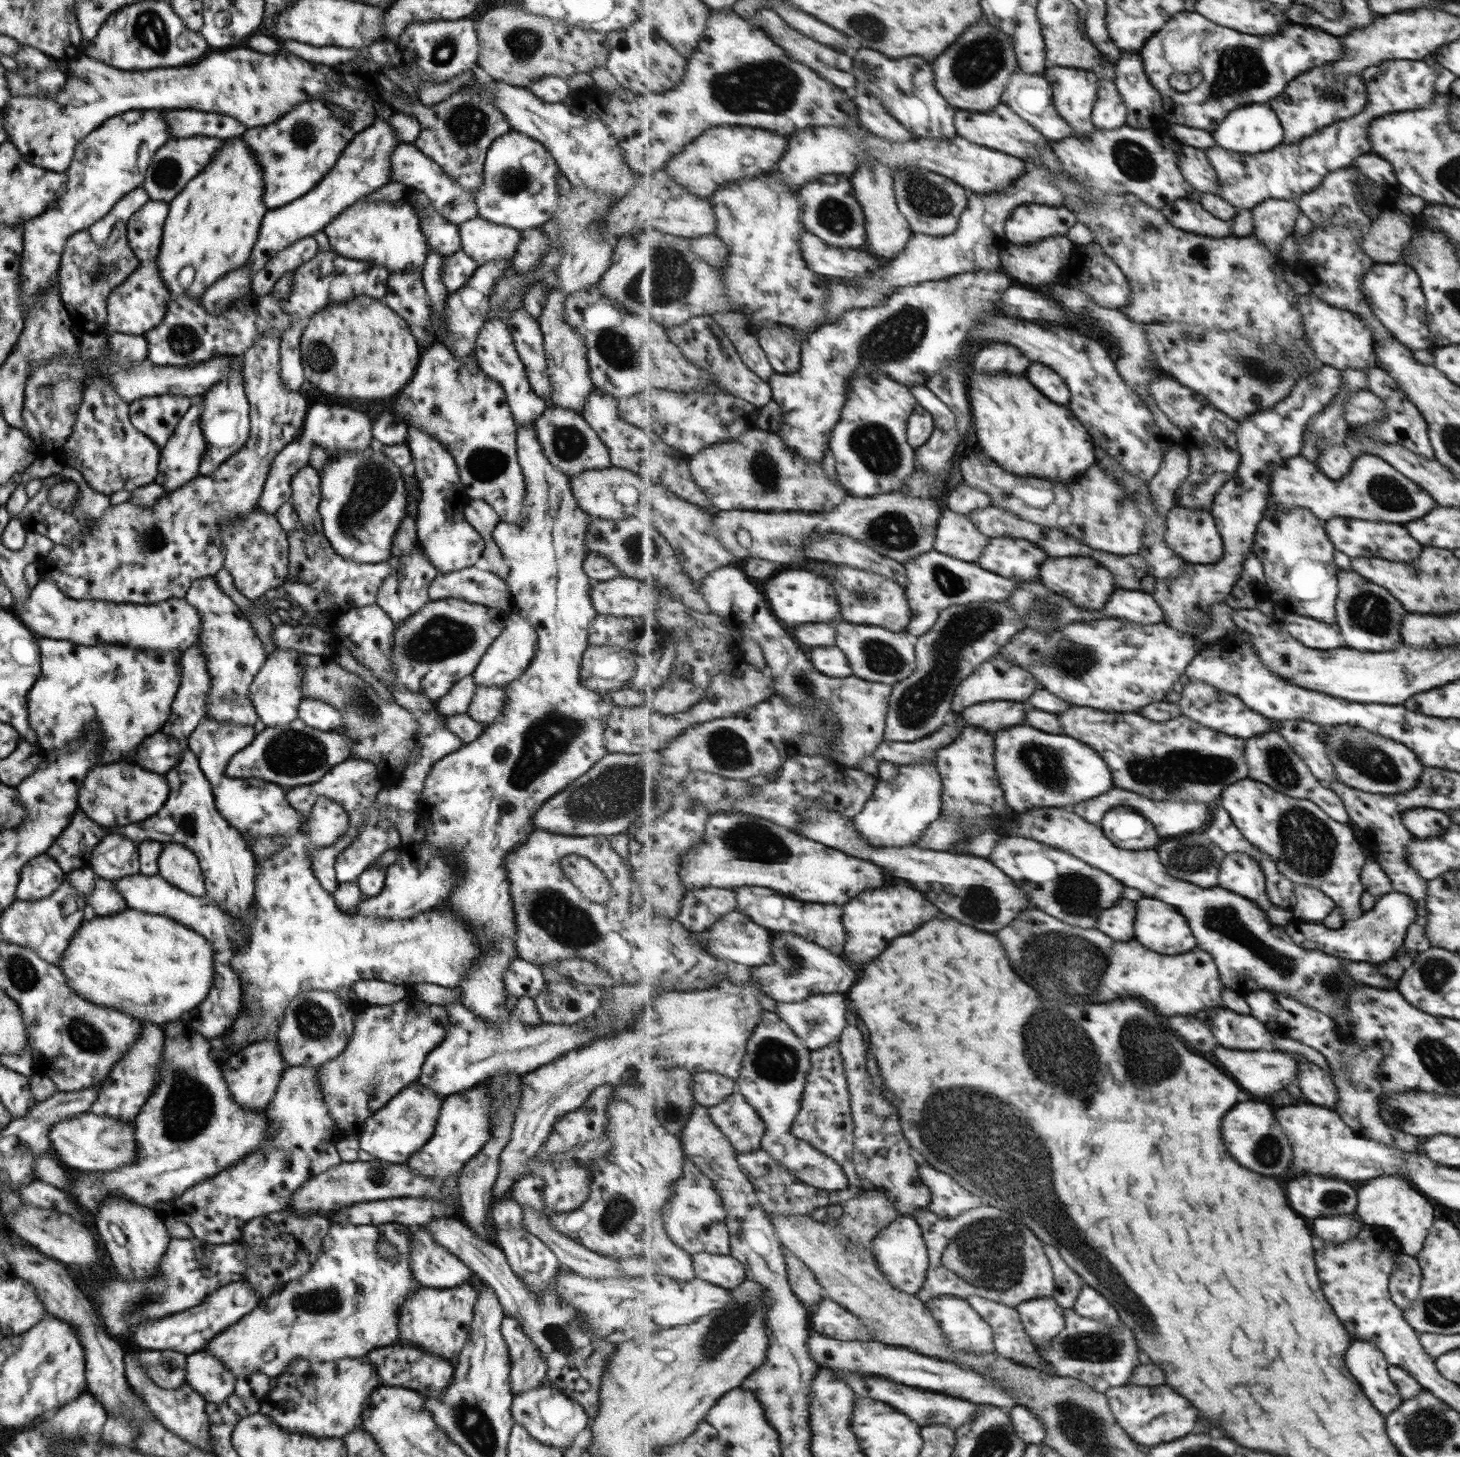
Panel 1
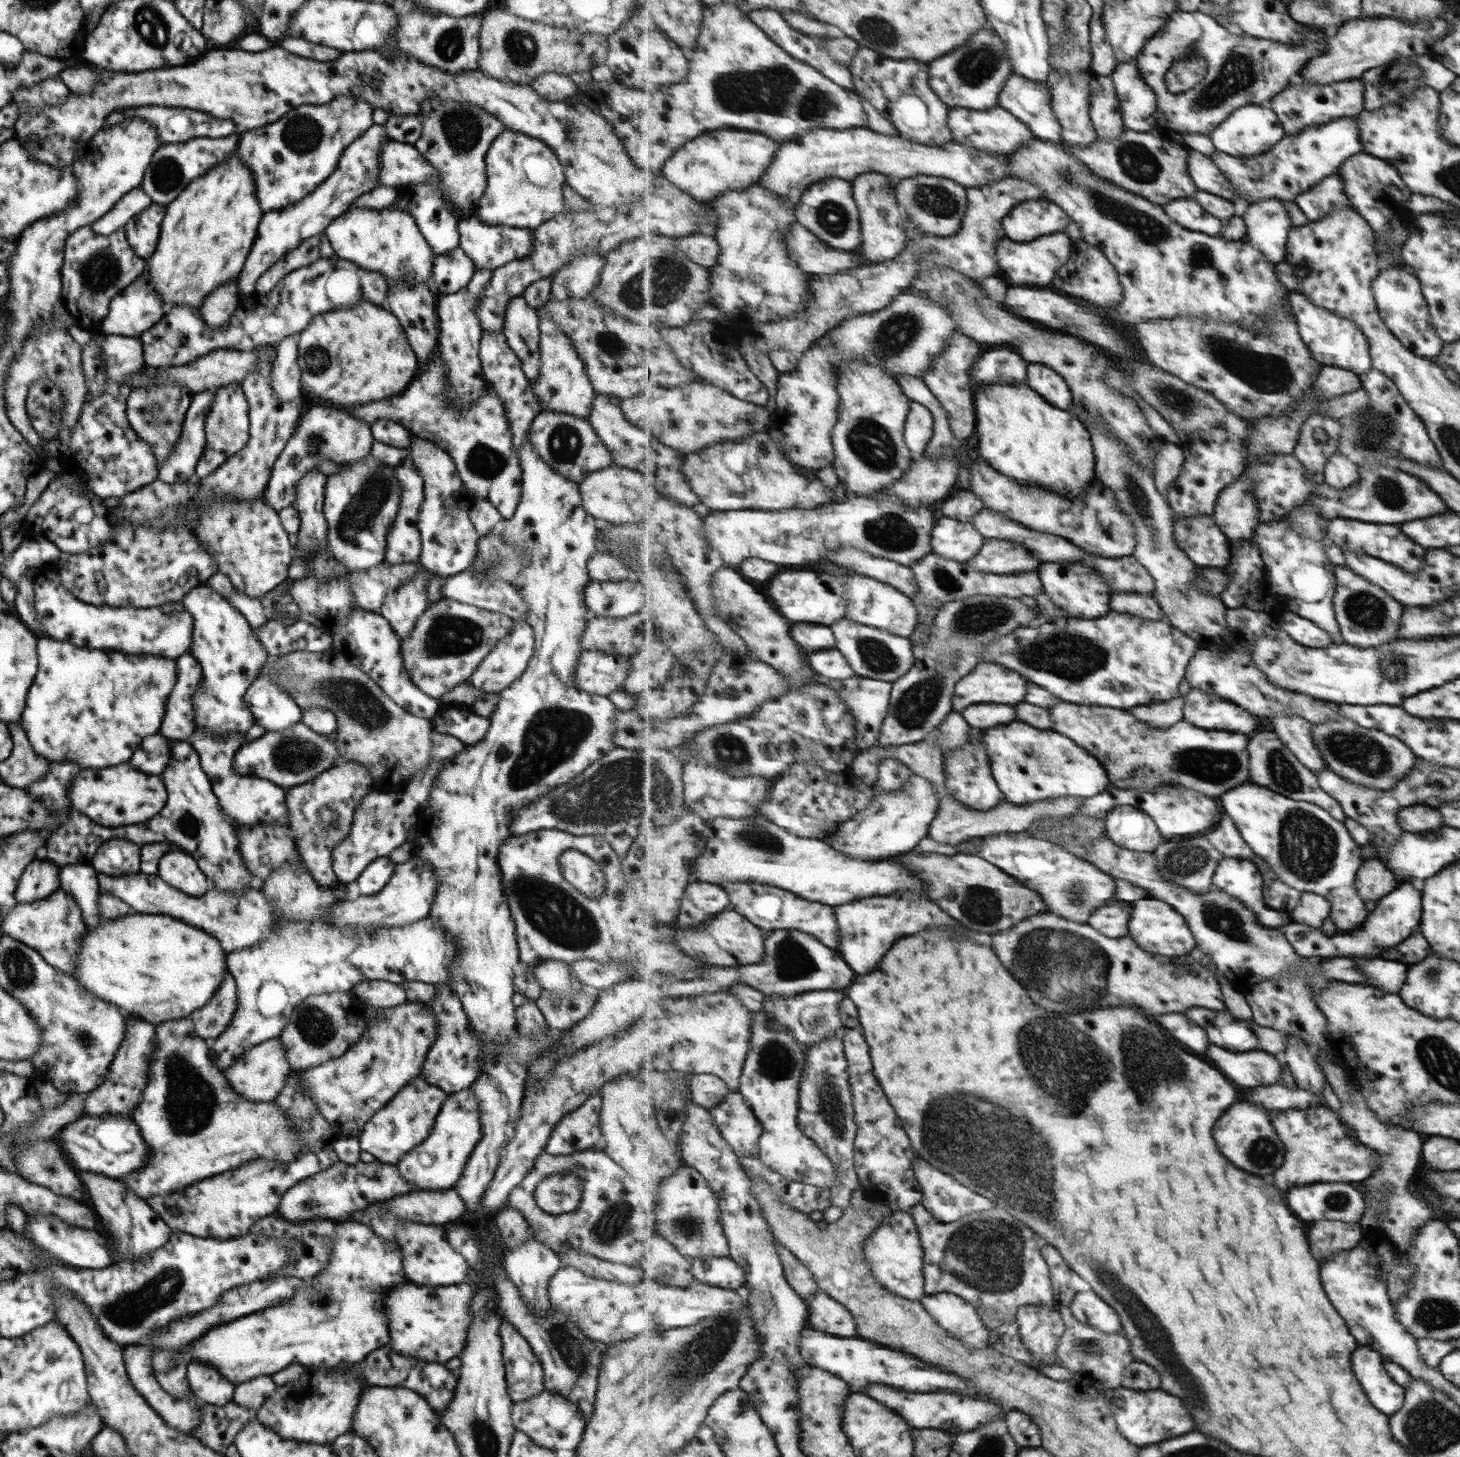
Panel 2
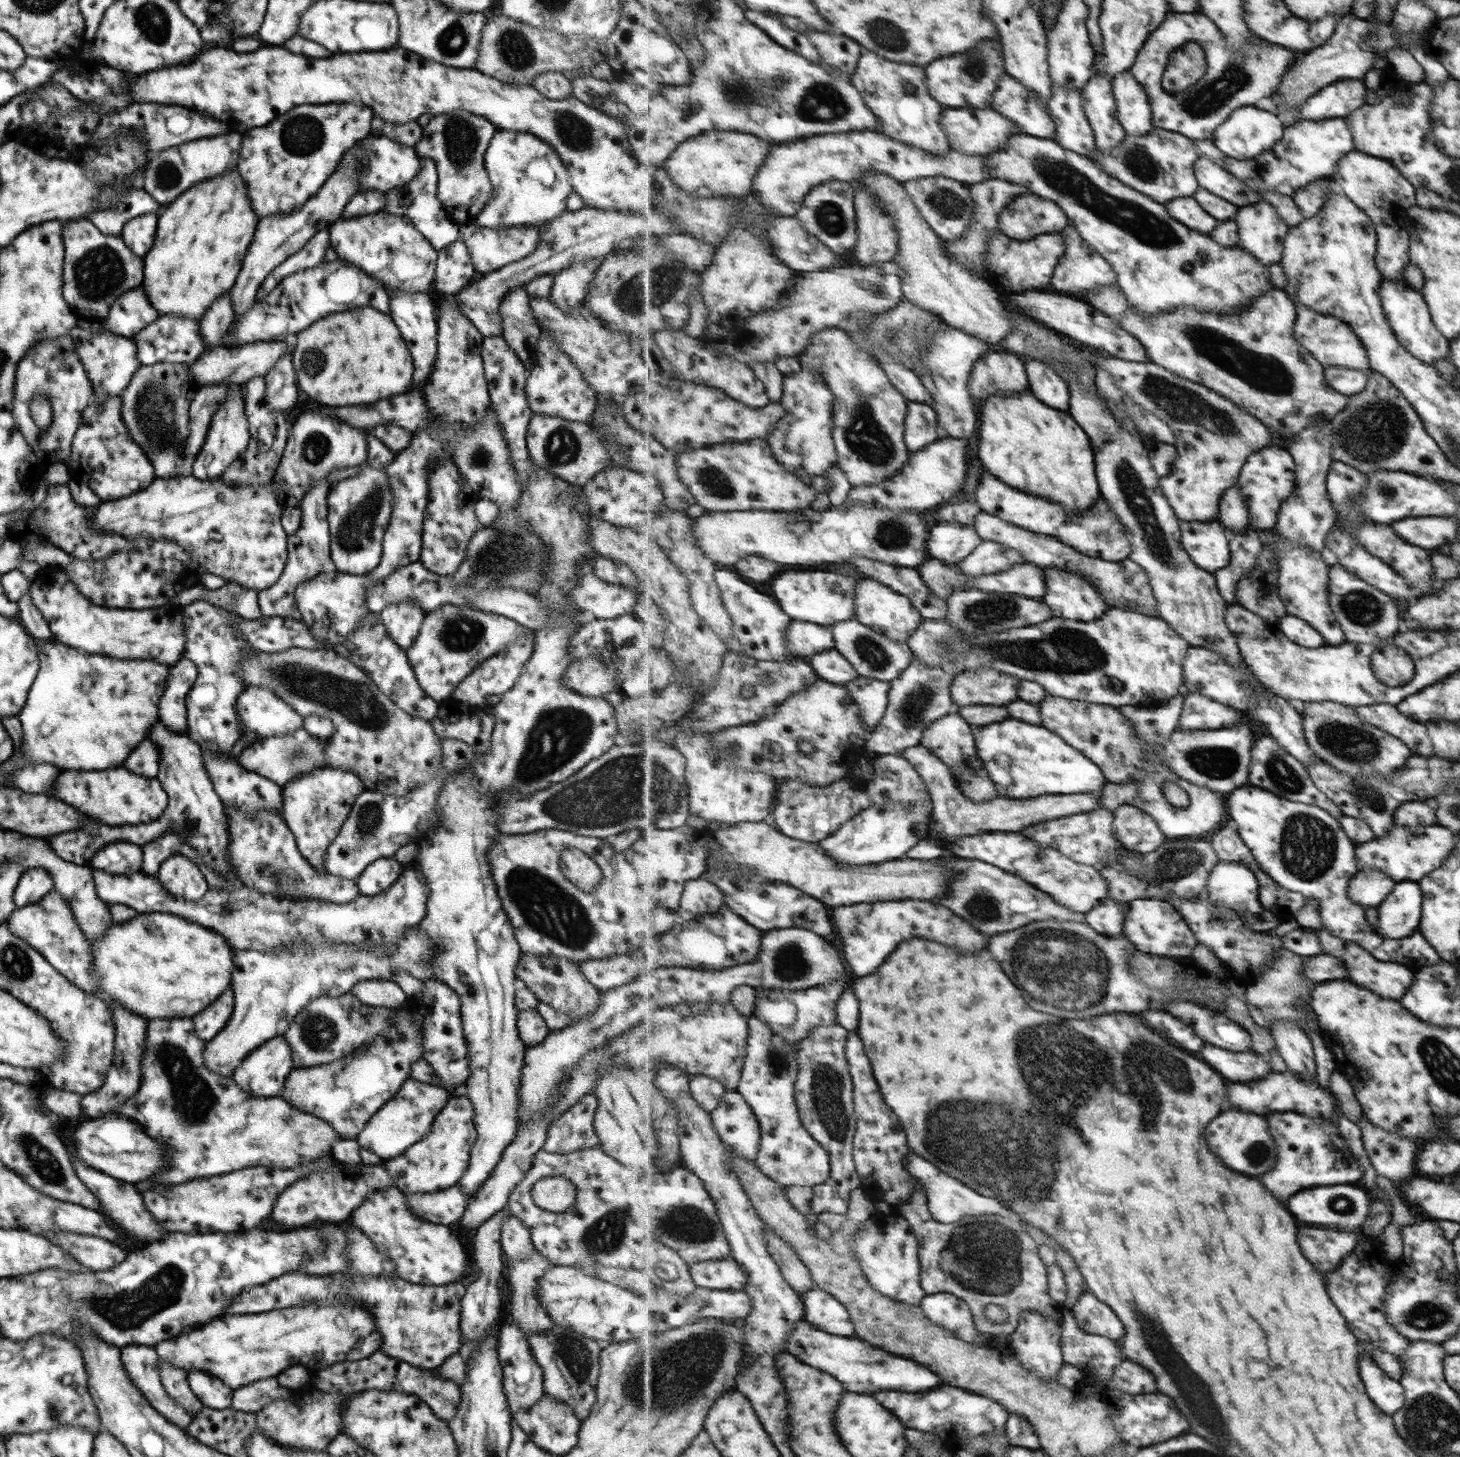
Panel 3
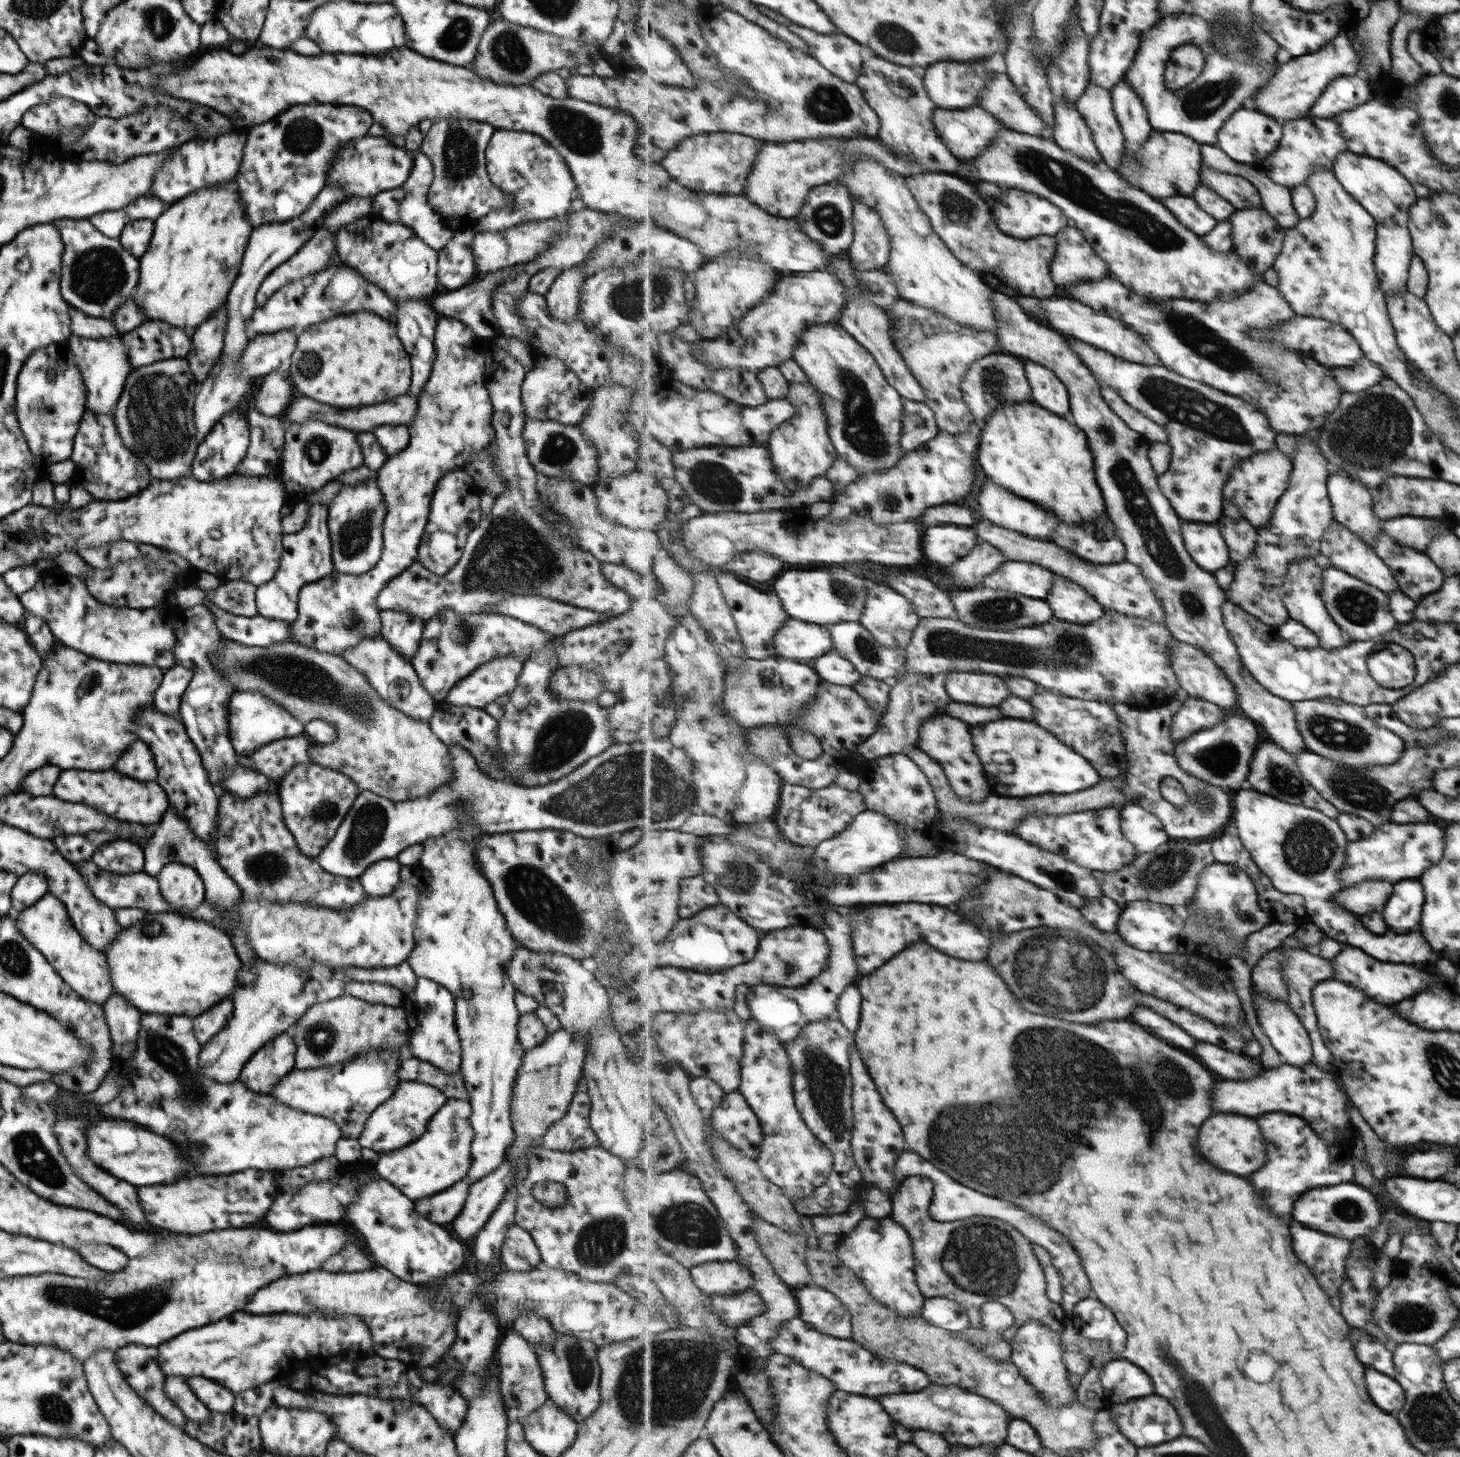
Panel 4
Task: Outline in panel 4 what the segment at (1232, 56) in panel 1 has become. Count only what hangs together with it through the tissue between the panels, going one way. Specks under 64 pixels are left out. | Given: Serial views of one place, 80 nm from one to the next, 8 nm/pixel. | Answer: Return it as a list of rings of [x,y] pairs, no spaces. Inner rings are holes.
[[[1194,13],[1165,16],[1143,35],[1142,47],[1125,79],[1142,98],[1155,131],[1180,133],[1201,144],[1217,145],[1219,132],[1231,115],[1248,105],[1252,96],[1256,96],[1258,90],[1269,82],[1275,70],[1293,58],[1288,50],[1282,48],[1279,64],[1247,64],[1219,52],[1212,44],[1213,38],[1212,26]],[[1183,44],[1198,46],[1204,52],[1206,63],[1201,76],[1191,84],[1179,90],[1169,89],[1165,86],[1165,66],[1173,49]]]

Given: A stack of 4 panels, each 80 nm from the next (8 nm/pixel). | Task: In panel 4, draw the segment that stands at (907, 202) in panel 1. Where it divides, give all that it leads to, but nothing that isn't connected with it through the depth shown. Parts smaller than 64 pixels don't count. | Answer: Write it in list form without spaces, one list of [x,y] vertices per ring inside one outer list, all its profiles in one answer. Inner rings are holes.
[[[931,173],[906,178],[919,207],[930,216],[935,232],[945,241],[963,265],[978,272],[995,290],[1009,296],[1049,298],[1059,293],[1051,264],[1057,250],[1054,236],[1041,235],[1027,240],[1004,233],[989,206],[981,200],[976,184],[954,174]]]

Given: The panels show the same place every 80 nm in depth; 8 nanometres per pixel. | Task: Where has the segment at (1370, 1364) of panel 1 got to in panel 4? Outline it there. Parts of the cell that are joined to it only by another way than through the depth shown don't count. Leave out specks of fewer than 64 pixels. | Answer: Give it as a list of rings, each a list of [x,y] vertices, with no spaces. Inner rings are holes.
[[[1367,1368],[1367,1388],[1371,1388],[1371,1400],[1375,1400],[1383,1412],[1395,1415],[1406,1402],[1405,1390],[1386,1373]]]

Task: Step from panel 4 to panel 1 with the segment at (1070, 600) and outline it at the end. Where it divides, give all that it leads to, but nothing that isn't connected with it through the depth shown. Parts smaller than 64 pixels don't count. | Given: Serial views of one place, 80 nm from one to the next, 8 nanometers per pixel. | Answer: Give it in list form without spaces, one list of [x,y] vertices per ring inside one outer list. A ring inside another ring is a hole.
[[[1051,558],[1047,560],[1047,564],[1043,564],[1043,572],[1039,578],[1051,590],[1059,592],[1061,596],[1067,596],[1069,600],[1074,600],[1075,605],[1085,609],[1105,609],[1111,595],[1118,590],[1114,573],[1106,565],[1098,564],[1097,560],[1091,558]]]

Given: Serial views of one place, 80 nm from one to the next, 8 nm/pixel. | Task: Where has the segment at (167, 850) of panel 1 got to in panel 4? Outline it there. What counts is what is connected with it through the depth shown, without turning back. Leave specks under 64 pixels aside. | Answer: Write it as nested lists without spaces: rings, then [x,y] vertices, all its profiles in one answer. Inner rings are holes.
[[[168,862],[155,876],[159,894],[165,902],[177,909],[175,913],[188,914],[188,909],[195,908],[204,900],[204,885],[199,875],[186,864]]]

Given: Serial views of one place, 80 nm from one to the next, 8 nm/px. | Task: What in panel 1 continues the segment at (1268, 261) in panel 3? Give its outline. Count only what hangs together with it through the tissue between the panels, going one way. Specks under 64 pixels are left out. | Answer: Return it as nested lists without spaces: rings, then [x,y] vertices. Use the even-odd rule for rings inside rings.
[[[1268,199],[1252,210],[1253,224],[1255,225],[1253,234],[1255,234],[1267,248],[1270,248],[1273,252],[1281,253],[1287,237],[1296,231],[1298,216],[1301,212],[1298,200]]]

